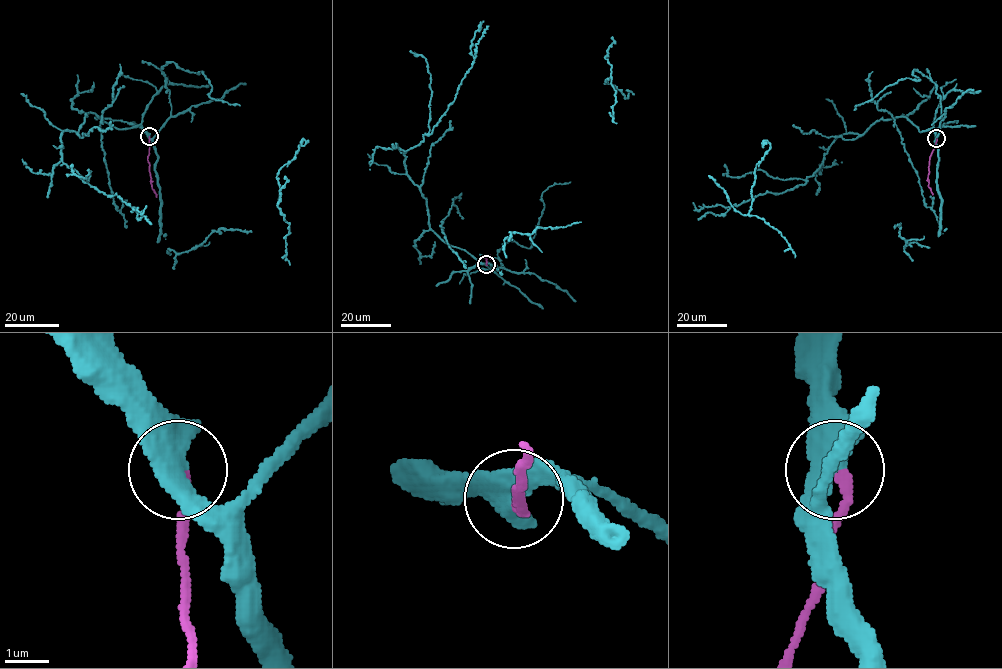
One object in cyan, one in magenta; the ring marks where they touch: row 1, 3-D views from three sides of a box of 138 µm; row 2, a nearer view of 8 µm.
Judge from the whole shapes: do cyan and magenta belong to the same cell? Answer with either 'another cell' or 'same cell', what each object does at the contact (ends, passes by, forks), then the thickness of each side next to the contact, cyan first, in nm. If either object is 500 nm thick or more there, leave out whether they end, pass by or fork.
another cell | cyan passes by | magenta ends | 480/240 nm

